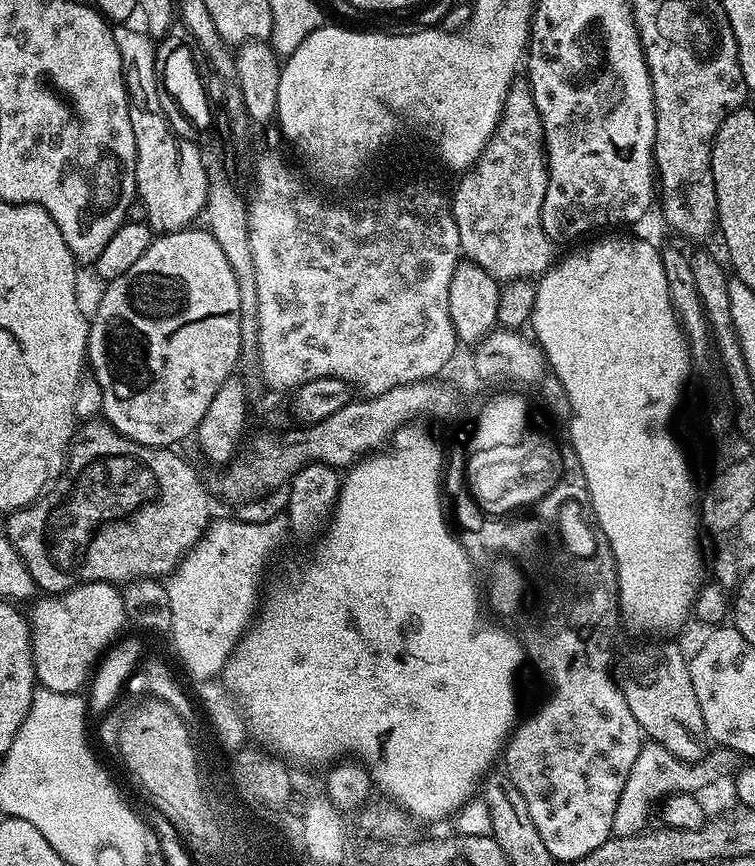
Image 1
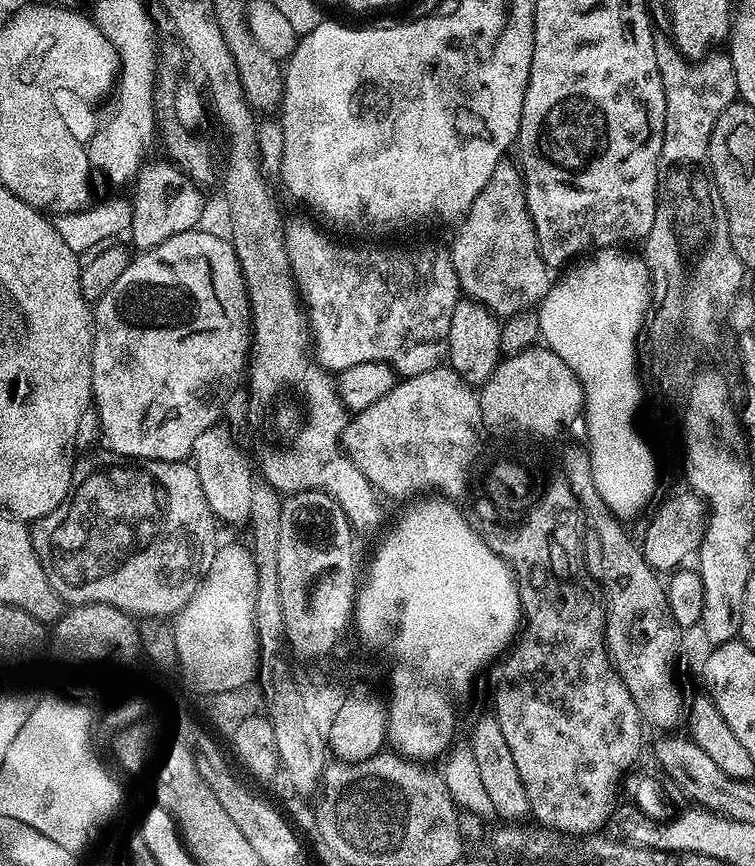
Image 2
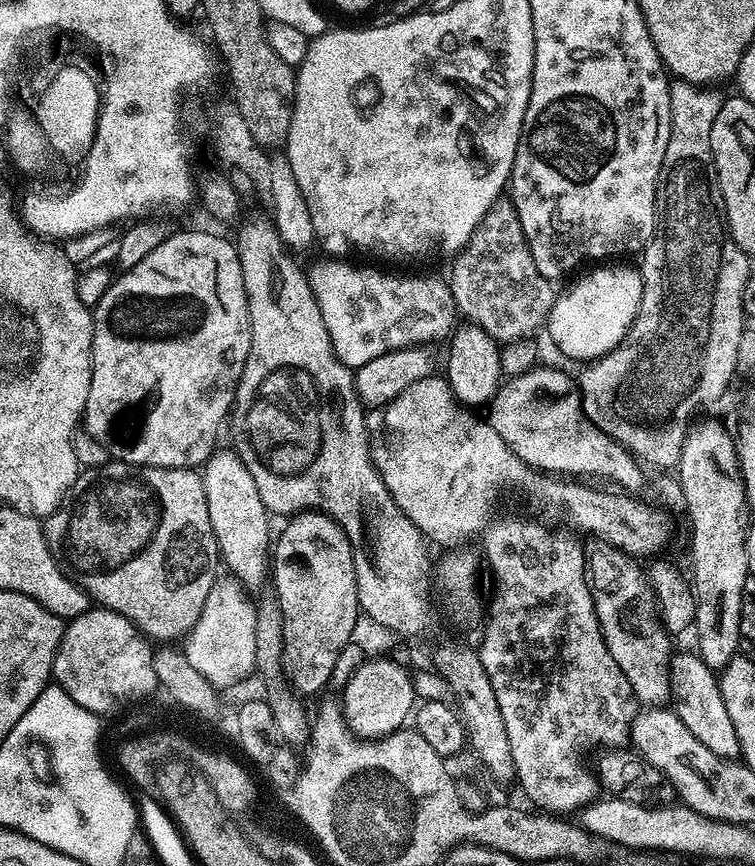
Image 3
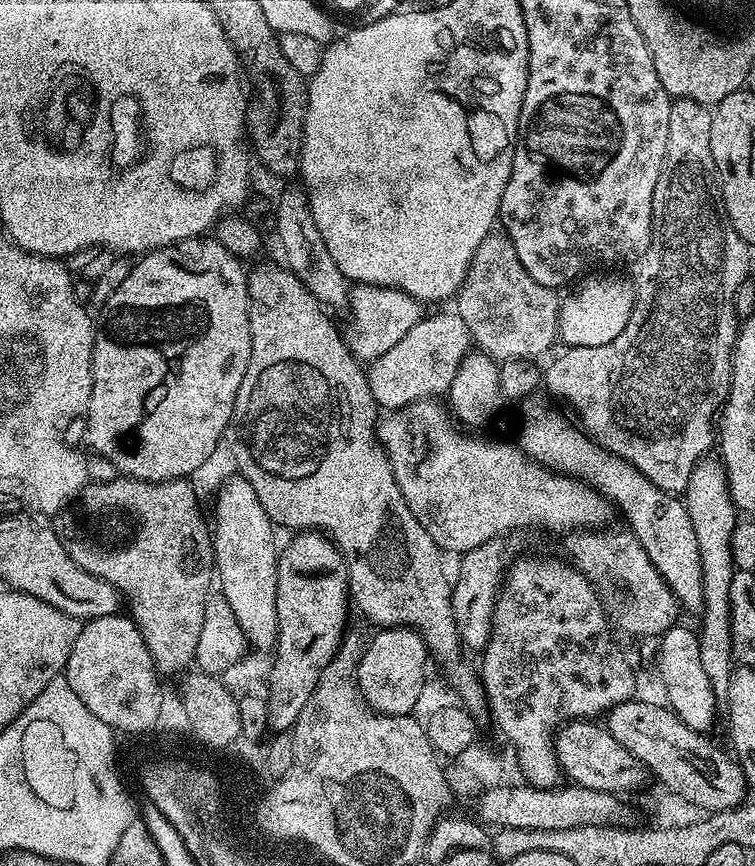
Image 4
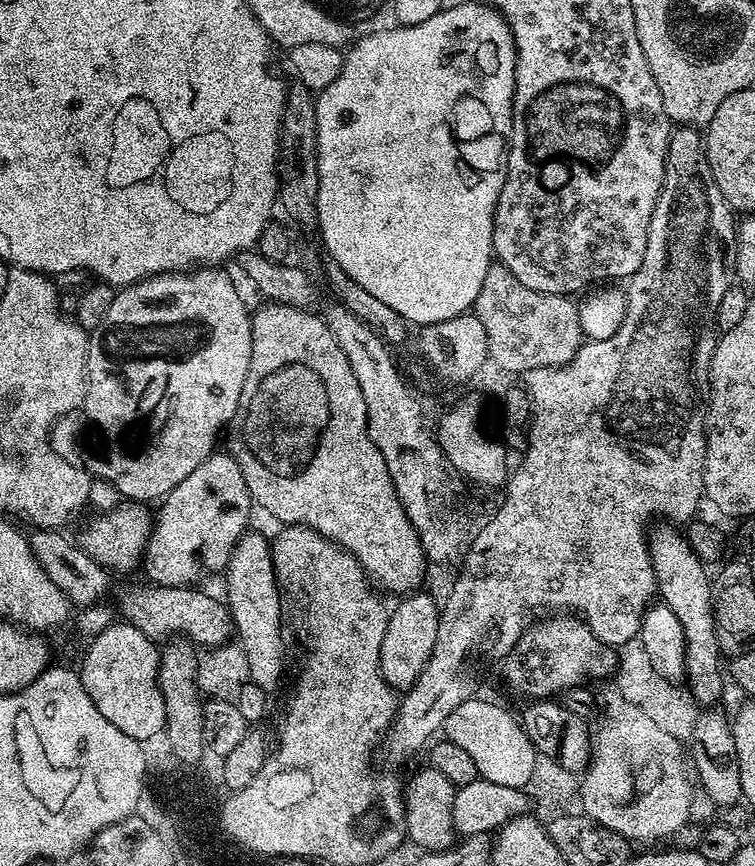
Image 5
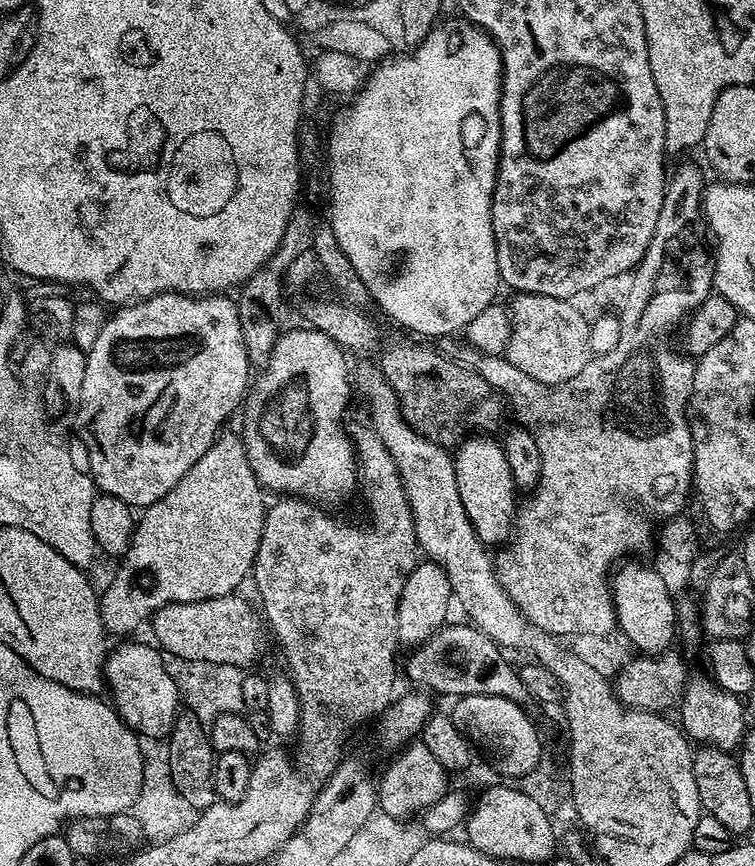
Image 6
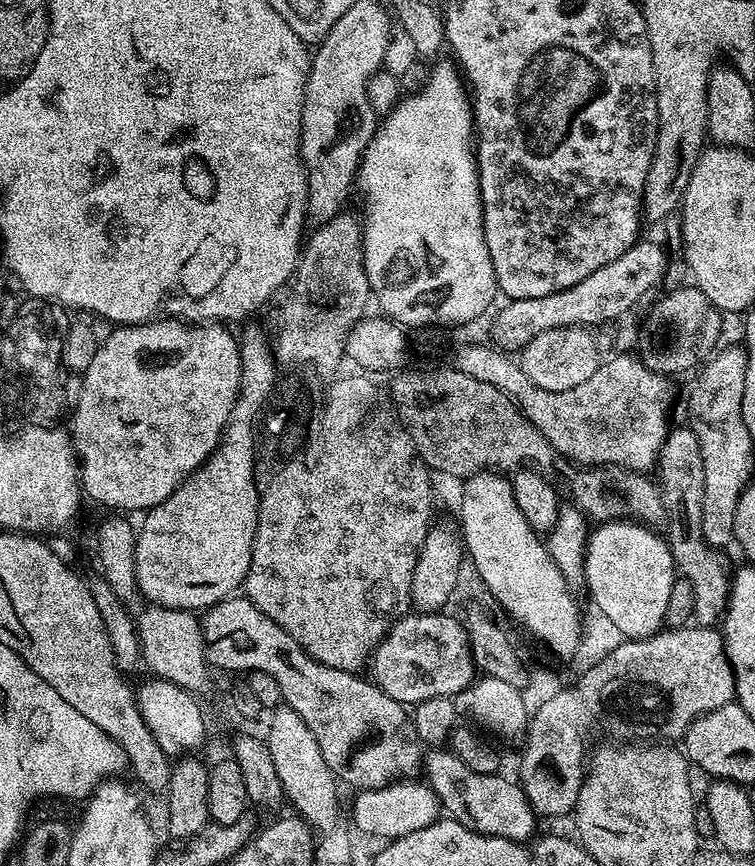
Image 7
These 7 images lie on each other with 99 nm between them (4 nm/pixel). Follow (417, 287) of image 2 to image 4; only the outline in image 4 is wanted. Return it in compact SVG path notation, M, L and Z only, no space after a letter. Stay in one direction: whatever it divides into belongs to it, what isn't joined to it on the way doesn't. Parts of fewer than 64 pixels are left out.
M356 284L350 292L350 313L352 312L352 325L346 328L346 343L353 356L361 362L376 360L390 346L402 342L406 334L422 319L421 301L415 300L397 288L383 288L373 284Z

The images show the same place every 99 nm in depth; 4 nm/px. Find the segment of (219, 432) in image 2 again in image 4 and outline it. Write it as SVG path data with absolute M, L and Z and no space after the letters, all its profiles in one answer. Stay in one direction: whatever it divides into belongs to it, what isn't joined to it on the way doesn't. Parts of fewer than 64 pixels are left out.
M233 474L220 488L216 496L216 524L214 520L214 535L212 537L212 555L214 557L214 572L218 577L222 597L229 603L242 628L242 634L247 640L247 647L257 653L268 654L275 649L277 632L279 630L278 614L275 610L275 596L278 594L276 581L278 545L272 541L274 525L272 519L262 510L262 502L258 502L258 494L254 494L254 486L246 482L243 476Z

